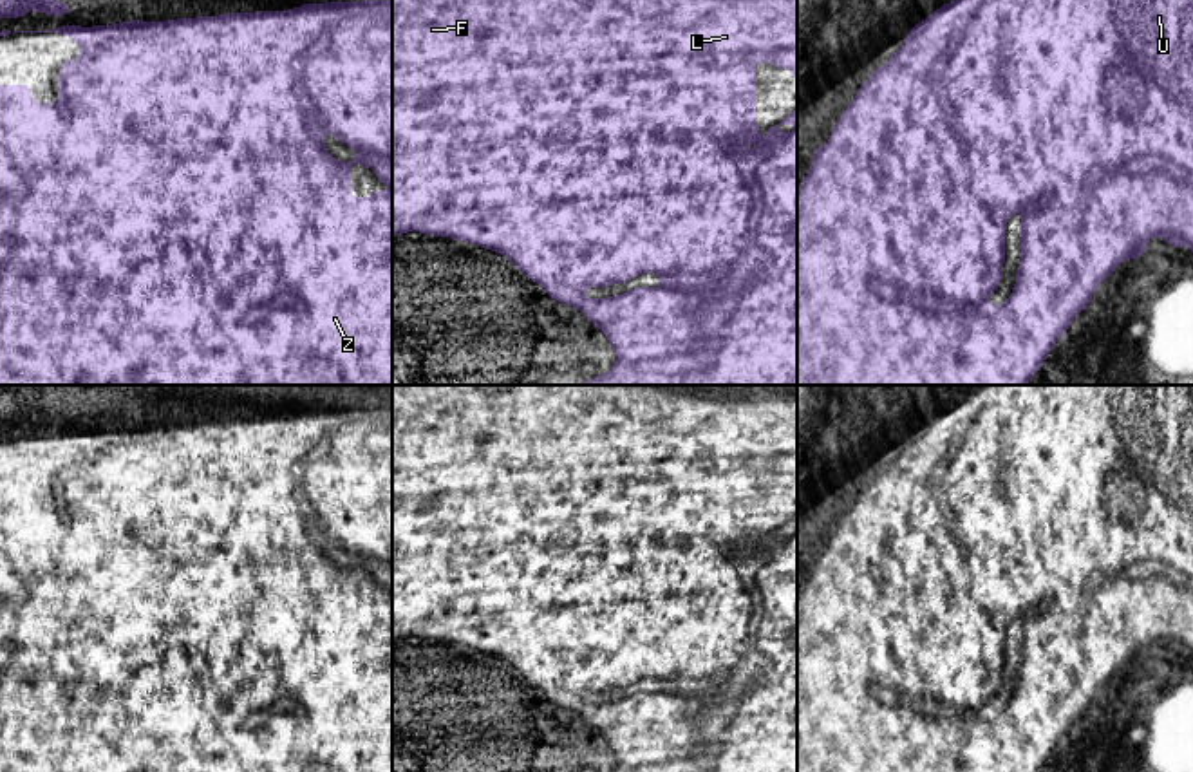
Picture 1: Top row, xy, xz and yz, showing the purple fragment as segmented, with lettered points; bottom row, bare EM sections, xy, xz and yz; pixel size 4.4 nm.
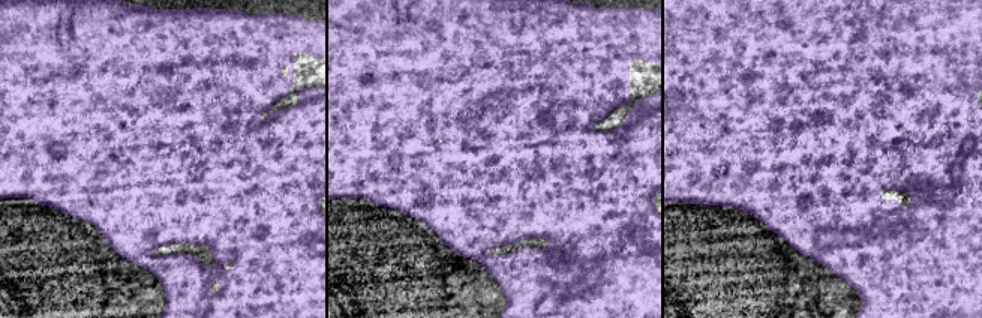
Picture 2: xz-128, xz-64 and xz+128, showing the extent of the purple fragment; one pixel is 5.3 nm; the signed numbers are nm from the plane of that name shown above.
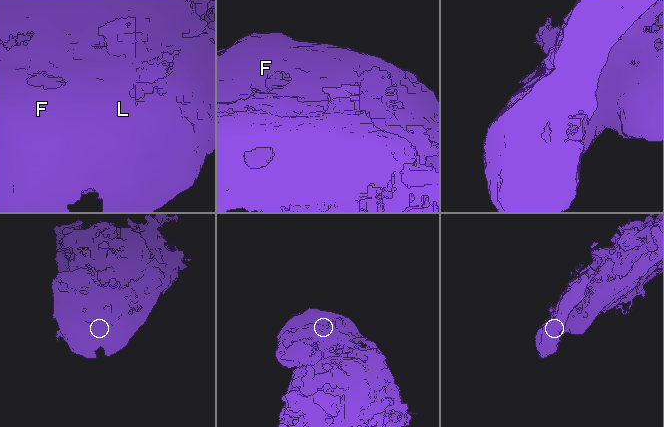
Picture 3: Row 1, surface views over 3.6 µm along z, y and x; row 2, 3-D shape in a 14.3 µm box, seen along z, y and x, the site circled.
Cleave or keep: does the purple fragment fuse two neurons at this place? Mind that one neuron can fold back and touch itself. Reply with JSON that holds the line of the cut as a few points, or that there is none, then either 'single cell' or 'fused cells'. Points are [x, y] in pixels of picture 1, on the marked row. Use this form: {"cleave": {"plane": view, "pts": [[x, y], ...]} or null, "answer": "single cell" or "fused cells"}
{"cleave": null, "answer": "single cell"}

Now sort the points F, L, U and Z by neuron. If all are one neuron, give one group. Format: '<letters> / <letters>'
F L U Z

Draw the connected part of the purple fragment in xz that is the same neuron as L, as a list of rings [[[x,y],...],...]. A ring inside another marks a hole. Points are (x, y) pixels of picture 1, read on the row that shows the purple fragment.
[[[392,0],[392,237],[396,237],[396,235],[403,235],[403,233],[409,233],[409,231],[419,231],[419,233],[425,233],[425,235],[436,235],[436,237],[450,237],[450,239],[457,239],[457,240],[465,240],[465,242],[472,242],[472,244],[477,244],[477,246],[481,246],[481,248],[486,248],[486,249],[492,249],[492,251],[497,251],[497,253],[501,253],[501,255],[504,255],[504,257],[508,257],[508,259],[510,259],[510,260],[512,260],[512,262],[513,262],[513,264],[515,264],[515,266],[517,266],[517,268],[519,268],[519,269],[521,269],[521,271],[522,271],[522,273],[524,273],[524,275],[526,275],[526,277],[528,277],[528,278],[531,278],[531,280],[533,280],[533,282],[537,282],[537,284],[539,284],[539,286],[542,286],[542,287],[544,287],[544,291],[546,291],[546,293],[548,293],[548,295],[550,295],[550,297],[551,297],[551,298],[555,298],[555,300],[559,300],[559,302],[562,302],[562,304],[566,304],[566,306],[573,306],[573,307],[577,307],[577,309],[580,309],[580,311],[582,311],[582,313],[584,313],[584,315],[586,315],[586,316],[587,316],[587,320],[591,320],[591,322],[593,322],[593,324],[595,324],[595,325],[596,325],[596,327],[598,327],[598,329],[600,329],[600,331],[602,331],[602,333],[604,333],[604,334],[606,334],[606,336],[607,336],[607,340],[609,340],[609,342],[611,342],[611,345],[613,345],[613,349],[615,349],[615,351],[616,351],[616,356],[618,356],[618,358],[616,358],[616,362],[615,362],[615,365],[613,365],[613,367],[611,367],[611,371],[609,371],[609,372],[606,372],[606,374],[602,374],[602,376],[598,376],[598,378],[593,378],[593,380],[587,380],[587,381],[584,381],[584,383],[580,383],[580,385],[797,385],[797,110],[795,110],[795,112],[790,112],[790,114],[788,114],[788,116],[786,116],[786,118],[784,118],[784,119],[783,119],[783,121],[781,121],[781,123],[779,123],[779,125],[775,125],[775,127],[770,127],[770,128],[768,128],[768,132],[766,132],[766,134],[765,134],[765,136],[763,136],[763,134],[761,134],[761,130],[759,130],[759,127],[757,127],[757,65],[759,65],[759,63],[770,63],[770,65],[774,65],[774,67],[779,67],[779,69],[790,69],[790,71],[792,71],[792,72],[794,72],[794,76],[795,76],[795,78],[797,78],[797,0]],[[643,273],[654,273],[654,275],[658,275],[658,277],[660,277],[660,284],[658,284],[658,286],[656,286],[656,287],[634,287],[634,289],[631,289],[631,291],[625,291],[625,293],[622,293],[622,295],[615,295],[615,297],[609,297],[609,298],[589,298],[589,297],[587,297],[587,295],[586,295],[586,291],[587,291],[587,289],[589,289],[589,287],[607,287],[607,286],[613,286],[613,284],[625,284],[625,282],[627,282],[627,280],[631,280],[631,278],[634,278],[634,277],[640,277],[640,275],[643,275]]]

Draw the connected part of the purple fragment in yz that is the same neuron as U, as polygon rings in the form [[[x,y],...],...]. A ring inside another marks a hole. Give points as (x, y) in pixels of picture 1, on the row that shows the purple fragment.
[[[953,0],[944,4],[918,22],[891,60],[873,71],[857,90],[828,143],[813,150],[808,175],[797,188],[797,385],[1027,385],[1074,318],[1086,309],[1099,284],[1121,262],[1148,251],[1148,242],[1157,237],[1193,251],[1193,0]],[[1016,213],[1021,215],[1021,260],[1012,293],[998,307],[989,297],[1003,278],[1005,231],[1009,219]]]

